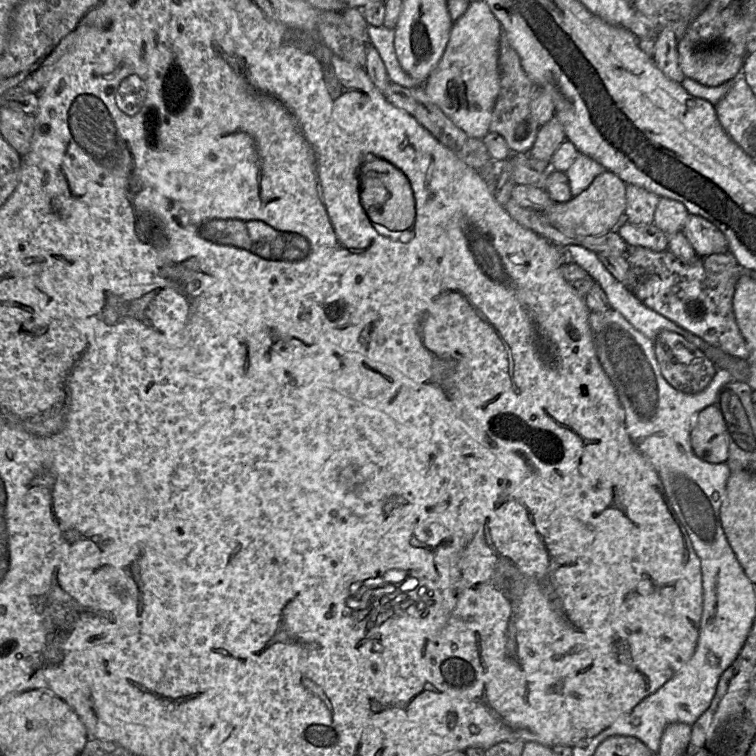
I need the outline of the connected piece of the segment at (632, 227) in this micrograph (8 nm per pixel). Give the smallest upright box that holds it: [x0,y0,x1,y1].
[618,214,669,252]

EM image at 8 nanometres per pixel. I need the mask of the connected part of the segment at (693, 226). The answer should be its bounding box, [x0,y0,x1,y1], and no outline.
[683,214,729,258]

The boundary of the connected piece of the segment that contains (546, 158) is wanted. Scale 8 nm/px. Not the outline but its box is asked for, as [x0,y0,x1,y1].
[529,116,566,163]

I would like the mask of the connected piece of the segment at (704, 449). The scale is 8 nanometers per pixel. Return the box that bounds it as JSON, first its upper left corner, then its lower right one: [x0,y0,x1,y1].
[690,404,728,464]

